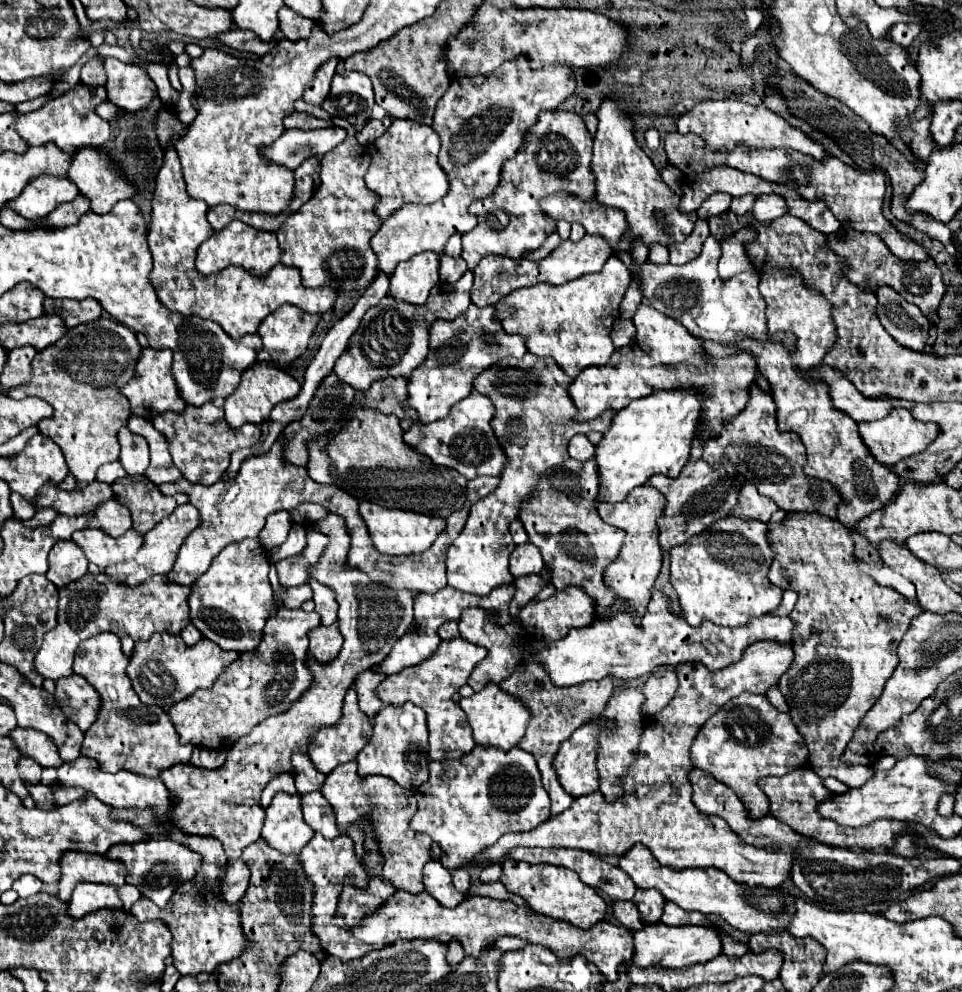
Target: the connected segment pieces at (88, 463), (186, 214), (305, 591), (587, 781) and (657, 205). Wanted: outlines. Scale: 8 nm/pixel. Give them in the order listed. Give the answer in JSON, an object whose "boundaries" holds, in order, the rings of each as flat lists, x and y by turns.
{"boundaries":[[[97,319,97,321,77,325,65,337,67,337,67,372,58,365,58,356,51,355,51,345,49,345,43,351,39,351,33,359,31,381,35,381,35,383,7,389,5,394,15,400,23,399,27,395,35,395,35,397,51,403,55,413,53,413,53,417,42,419,38,423,39,432,51,437,61,447,61,451,67,459,69,471,77,479,75,489,81,489,95,481,95,473,97,473,99,465,119,459,117,433,123,425,127,425,127,419,131,415,129,401,125,399,125,395,121,395,121,387,125,383,129,383,129,379,133,379,133,371,135,371,137,359,141,357,143,347,139,345,137,335,129,327,117,323,115,319]],[[169,143,163,153,163,165,157,173,151,215,153,219,151,231,147,235,153,255,153,269,149,275,151,285,159,301,169,311,177,311,185,317,197,315,203,319,211,319,219,323,229,337,239,339,247,333,255,333,259,323,279,305,289,303,307,313,325,313,333,307,337,291,333,291,331,287,303,287,297,267,287,267,283,263,275,265,265,277,255,277,241,267,227,267,225,271,211,275,209,279,199,275,195,269,195,253,199,245,213,235,213,227,209,227,207,221,207,209,207,203,201,203,187,195,175,143]],[[273,571,273,577,269,577,269,579,271,579,271,585,273,585,273,591,279,593,279,597,281,597,281,605,283,605,283,607,289,607,289,609,293,609,293,607,301,607,301,603,307,601,307,599,311,599,311,595,313,595,309,583,299,585,299,587,283,589,281,583,279,583,279,579,277,579,277,573,275,573,275,571]],[[601,717,599,723,585,723,583,727,579,727,559,749,553,765,555,765,555,771,557,771,557,777,563,785,563,789,571,795,571,797,581,797,581,795,589,795,593,791,599,789,599,775,597,775,597,743,599,743,599,737,601,733,607,731,607,733,613,733,615,731,615,721,613,719,605,719]],[[603,99,597,111,597,119,599,127,595,133,591,161,591,171,595,173,597,179,595,181,597,201,621,209,629,223,627,237,615,247,615,251,631,251,633,249,631,241,635,237,641,237,645,245,651,243,669,245,685,241,687,235,693,231,697,215,679,211,679,197,661,181,661,175,655,169,653,161,639,147,633,133,635,123,631,115,625,113,613,99]]]}

